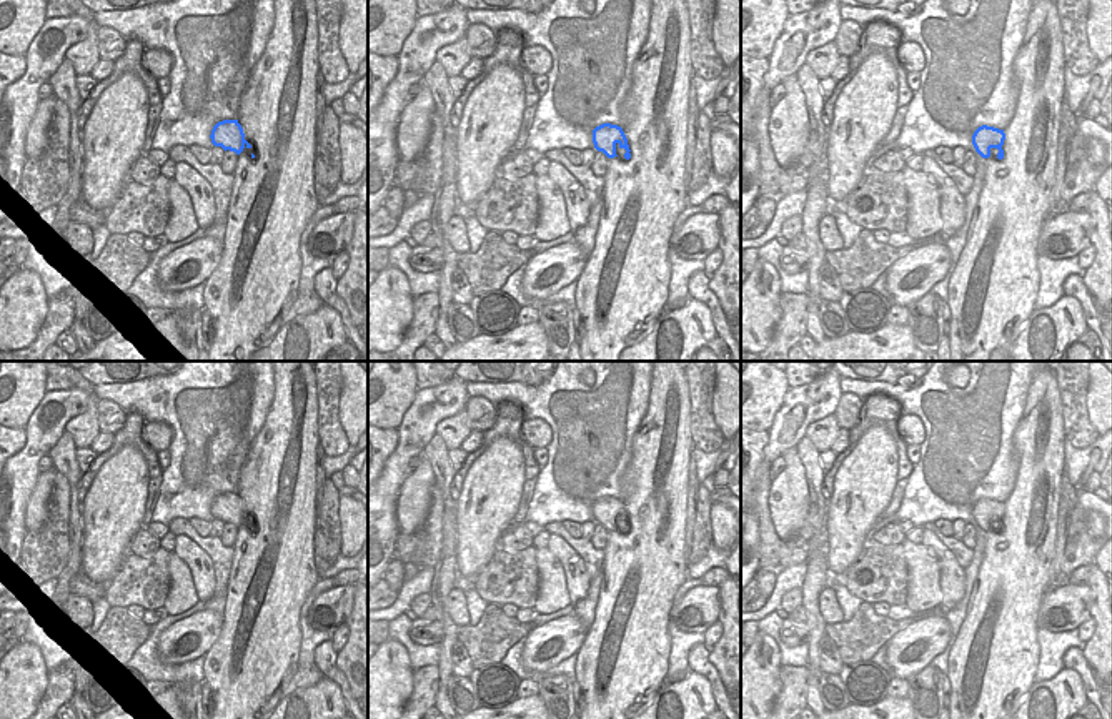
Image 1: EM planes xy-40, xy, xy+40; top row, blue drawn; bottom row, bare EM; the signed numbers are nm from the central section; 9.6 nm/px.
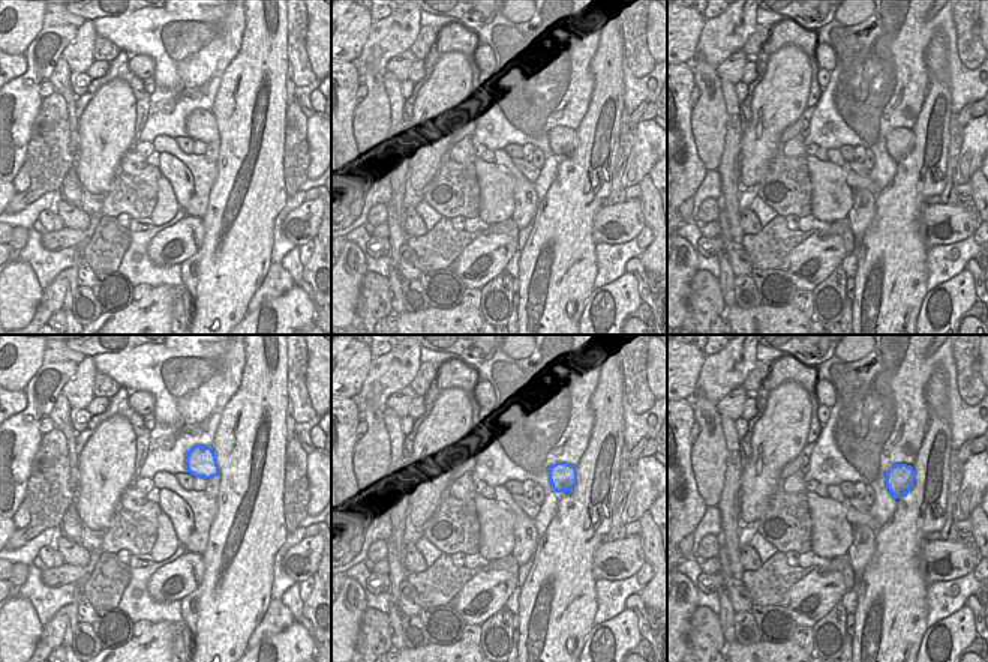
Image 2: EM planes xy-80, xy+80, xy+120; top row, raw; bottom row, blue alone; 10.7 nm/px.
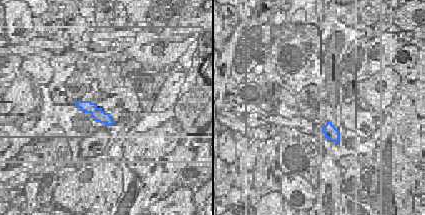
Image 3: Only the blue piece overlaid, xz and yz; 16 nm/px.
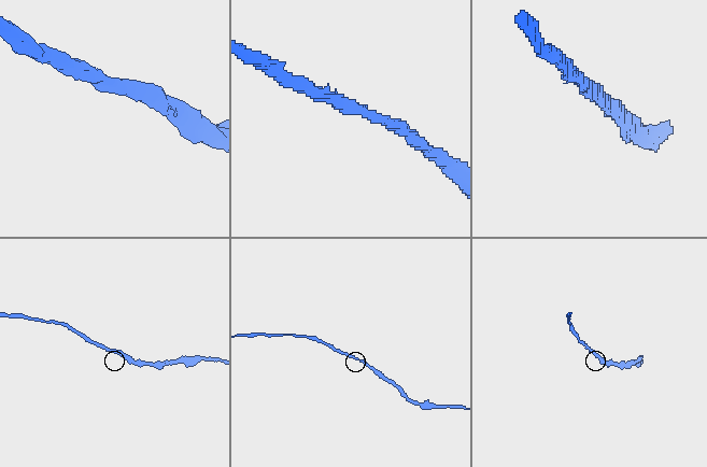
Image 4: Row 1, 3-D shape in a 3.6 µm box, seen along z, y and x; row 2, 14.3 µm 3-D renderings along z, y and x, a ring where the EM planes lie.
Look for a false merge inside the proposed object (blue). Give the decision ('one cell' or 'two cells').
one cell

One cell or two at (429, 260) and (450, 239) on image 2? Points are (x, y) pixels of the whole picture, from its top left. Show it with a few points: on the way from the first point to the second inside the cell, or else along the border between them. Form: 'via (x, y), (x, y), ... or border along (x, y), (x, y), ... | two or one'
via (434, 255), (446, 243) | one

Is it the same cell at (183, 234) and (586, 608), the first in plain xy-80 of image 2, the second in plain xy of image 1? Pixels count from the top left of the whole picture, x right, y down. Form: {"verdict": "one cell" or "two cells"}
{"verdict": "two cells"}

